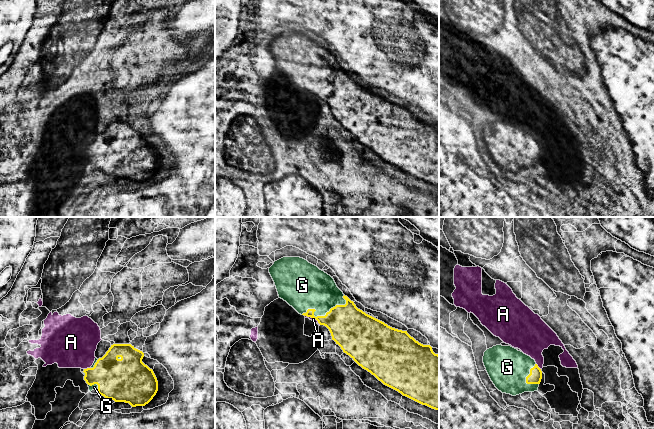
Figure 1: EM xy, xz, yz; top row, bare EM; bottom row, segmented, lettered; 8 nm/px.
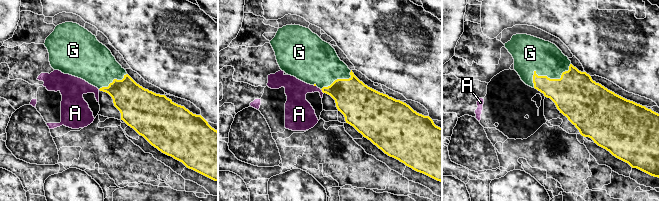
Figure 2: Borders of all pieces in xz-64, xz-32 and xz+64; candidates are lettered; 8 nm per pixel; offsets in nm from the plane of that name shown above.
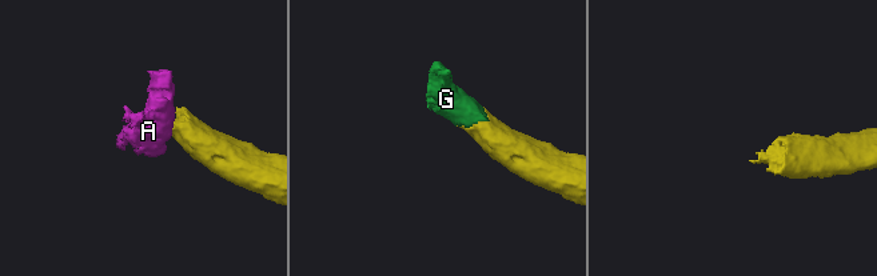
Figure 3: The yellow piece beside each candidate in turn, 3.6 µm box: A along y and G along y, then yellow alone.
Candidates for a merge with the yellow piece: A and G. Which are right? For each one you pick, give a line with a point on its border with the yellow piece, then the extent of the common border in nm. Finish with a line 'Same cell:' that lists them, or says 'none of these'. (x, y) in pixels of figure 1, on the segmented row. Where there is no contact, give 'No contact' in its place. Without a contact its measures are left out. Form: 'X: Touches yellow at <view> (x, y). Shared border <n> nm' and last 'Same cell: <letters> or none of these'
G: Touches yellow at xz (321, 316). Shared border 380 nm
Same cell: G

